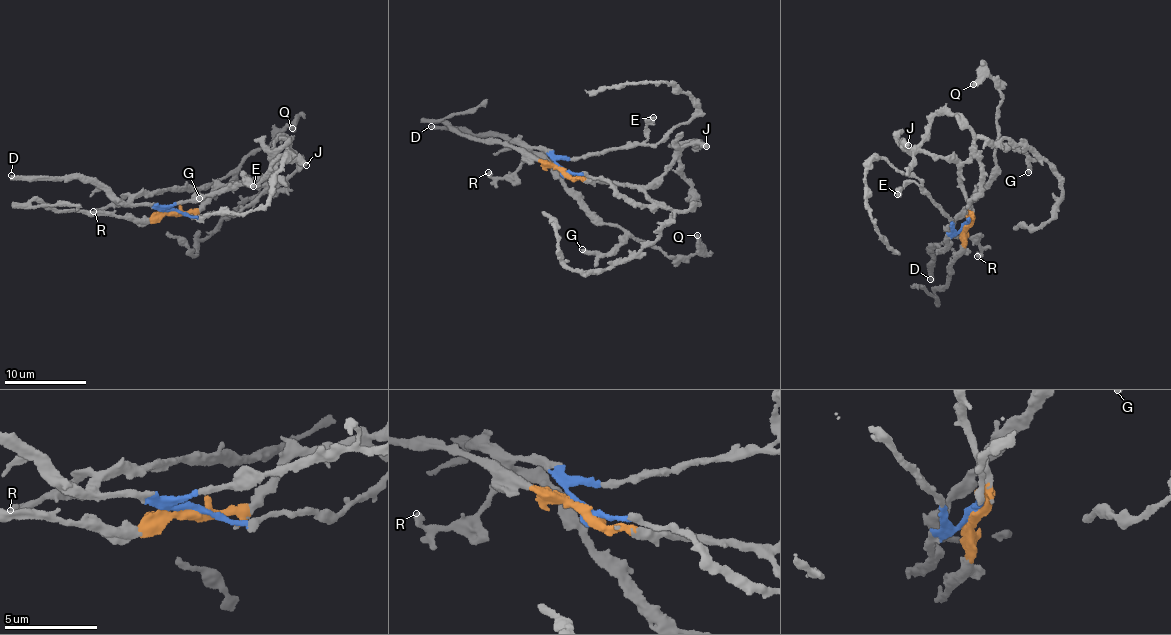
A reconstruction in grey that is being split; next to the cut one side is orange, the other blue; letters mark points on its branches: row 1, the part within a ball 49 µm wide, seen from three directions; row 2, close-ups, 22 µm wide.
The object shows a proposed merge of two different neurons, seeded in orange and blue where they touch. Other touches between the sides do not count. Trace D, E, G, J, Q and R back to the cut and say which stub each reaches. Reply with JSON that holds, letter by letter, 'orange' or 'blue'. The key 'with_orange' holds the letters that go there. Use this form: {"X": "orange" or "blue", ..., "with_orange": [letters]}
{"D": "blue", "E": "blue", "G": "blue", "J": "orange", "Q": "blue", "R": "blue", "with_orange": ["J"]}

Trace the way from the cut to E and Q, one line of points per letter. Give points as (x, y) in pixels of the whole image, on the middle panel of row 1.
E: (562, 170), (558, 160), (634, 147), (647, 139), (646, 129), (653, 117)
Q: (562, 170), (542, 150), (532, 149), (564, 187), (608, 224), (677, 257), (695, 253), (698, 234)

